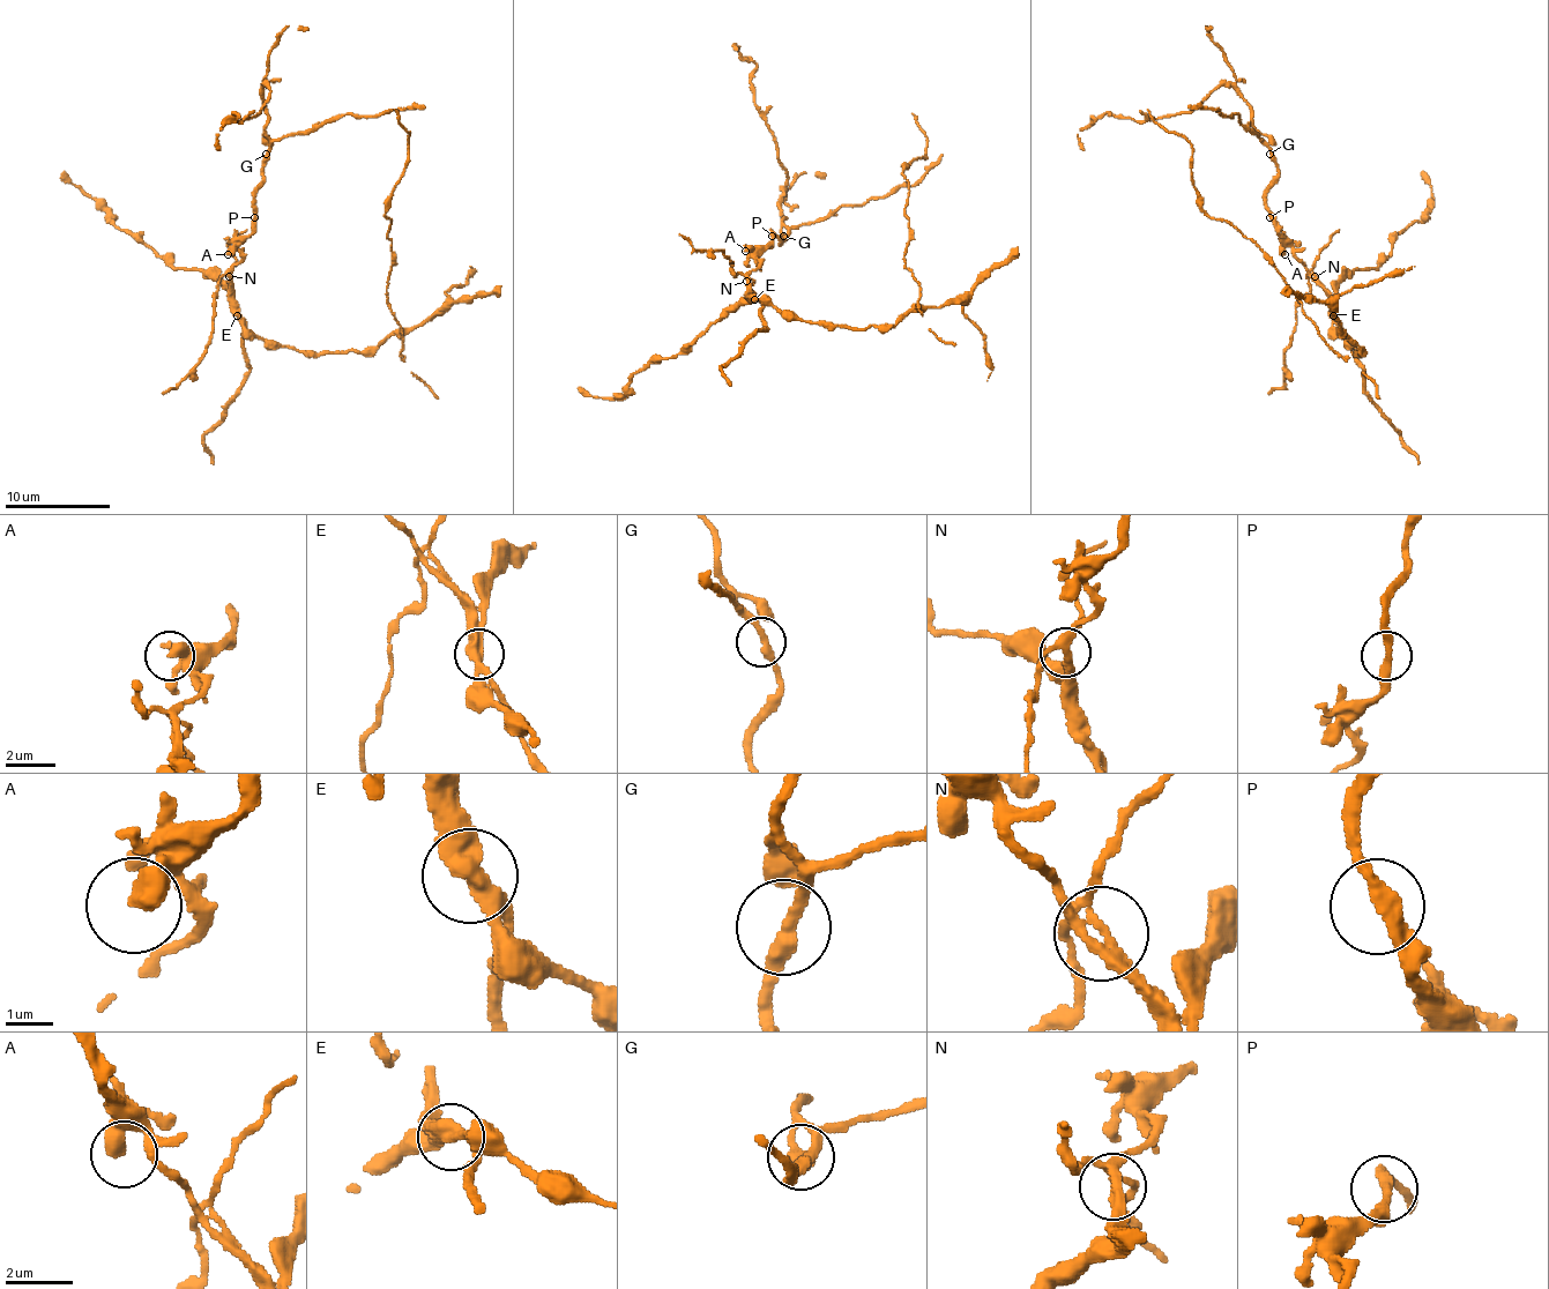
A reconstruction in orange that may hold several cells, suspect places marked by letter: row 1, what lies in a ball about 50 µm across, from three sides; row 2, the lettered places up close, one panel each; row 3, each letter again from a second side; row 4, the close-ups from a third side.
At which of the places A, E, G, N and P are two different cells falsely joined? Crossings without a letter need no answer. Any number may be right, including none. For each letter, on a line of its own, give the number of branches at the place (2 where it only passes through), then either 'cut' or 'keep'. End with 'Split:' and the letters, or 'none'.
A: branches 1; keep
E: branches 2; cut
G: branches 2; keep
N: branches 4; cut
P: branches 2; keep
Split: E, N

